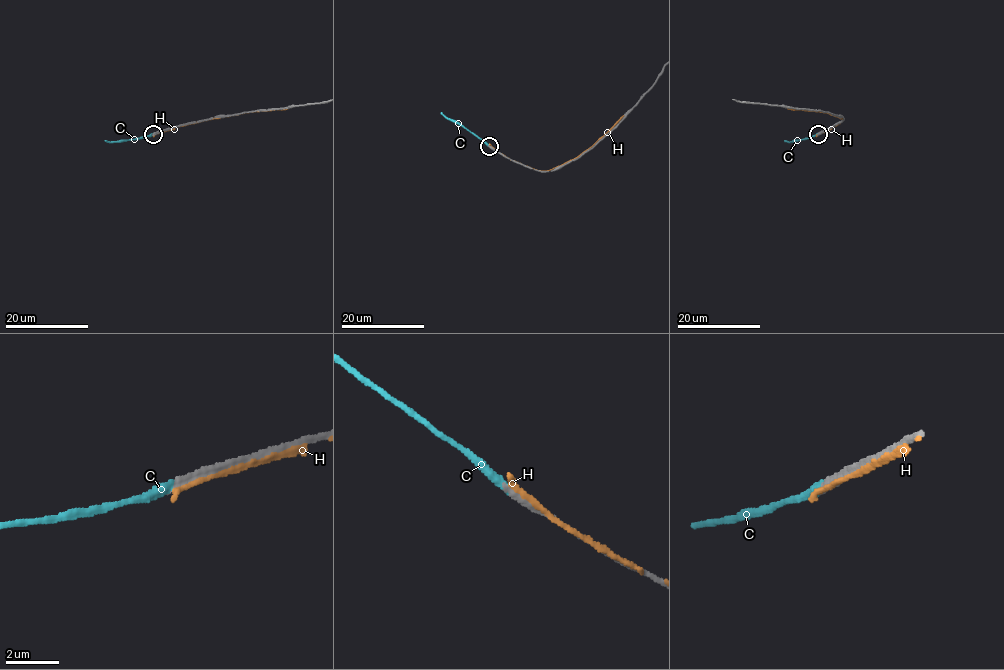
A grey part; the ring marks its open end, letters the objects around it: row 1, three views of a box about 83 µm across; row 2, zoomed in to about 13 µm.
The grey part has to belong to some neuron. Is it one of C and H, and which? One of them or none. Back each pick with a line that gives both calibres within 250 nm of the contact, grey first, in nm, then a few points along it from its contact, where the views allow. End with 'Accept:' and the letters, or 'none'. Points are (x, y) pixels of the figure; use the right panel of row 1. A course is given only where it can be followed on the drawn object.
C: calibres 360 and 360 nm; course (818, 134), (796, 141), (784, 140)
Accept: C

